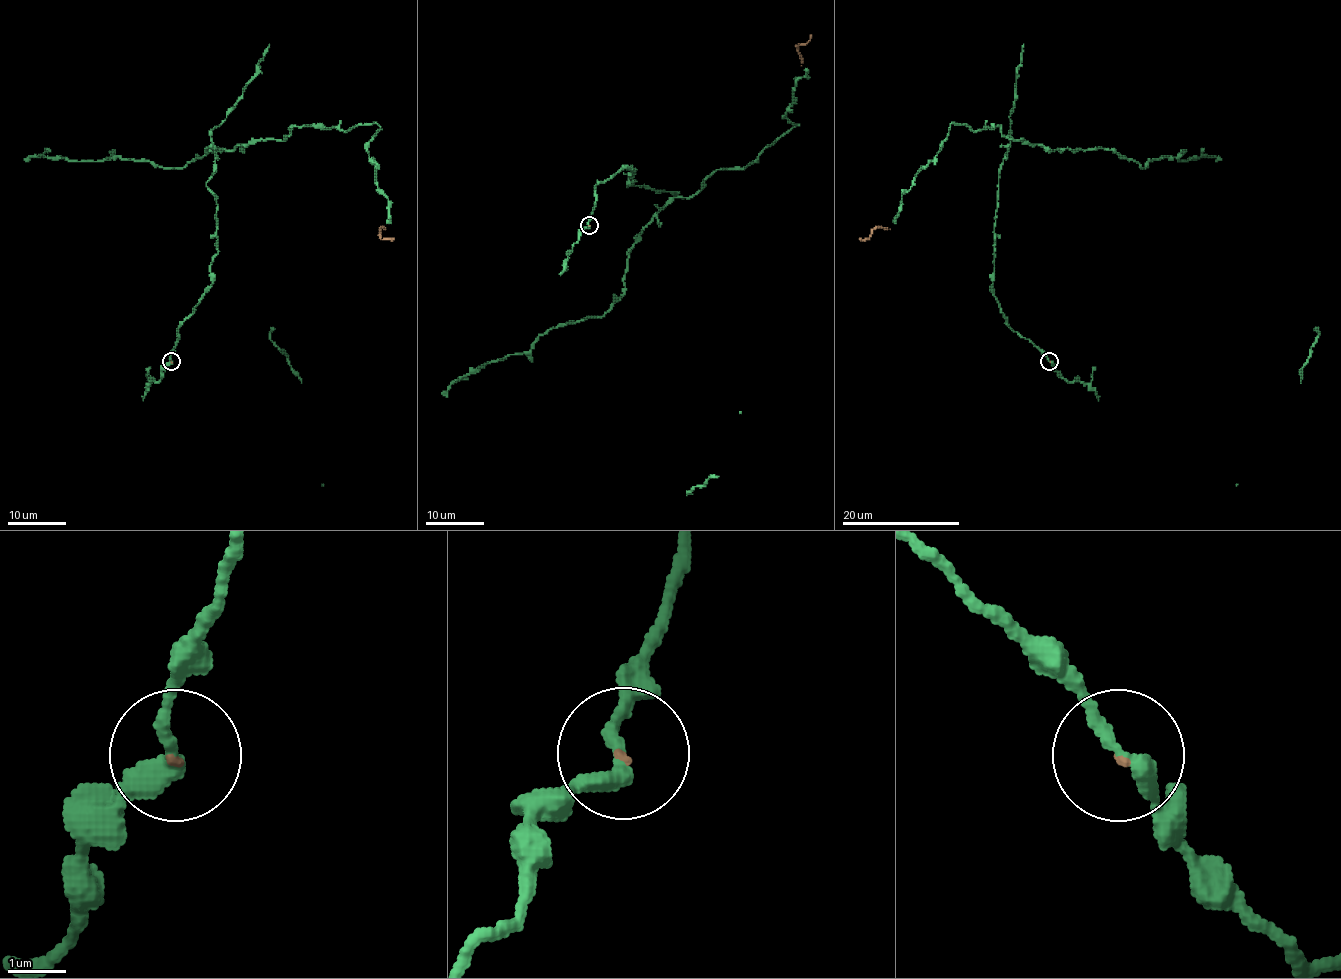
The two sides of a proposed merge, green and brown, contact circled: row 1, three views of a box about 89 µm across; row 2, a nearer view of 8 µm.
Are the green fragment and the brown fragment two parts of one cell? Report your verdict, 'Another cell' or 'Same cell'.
Same cell

